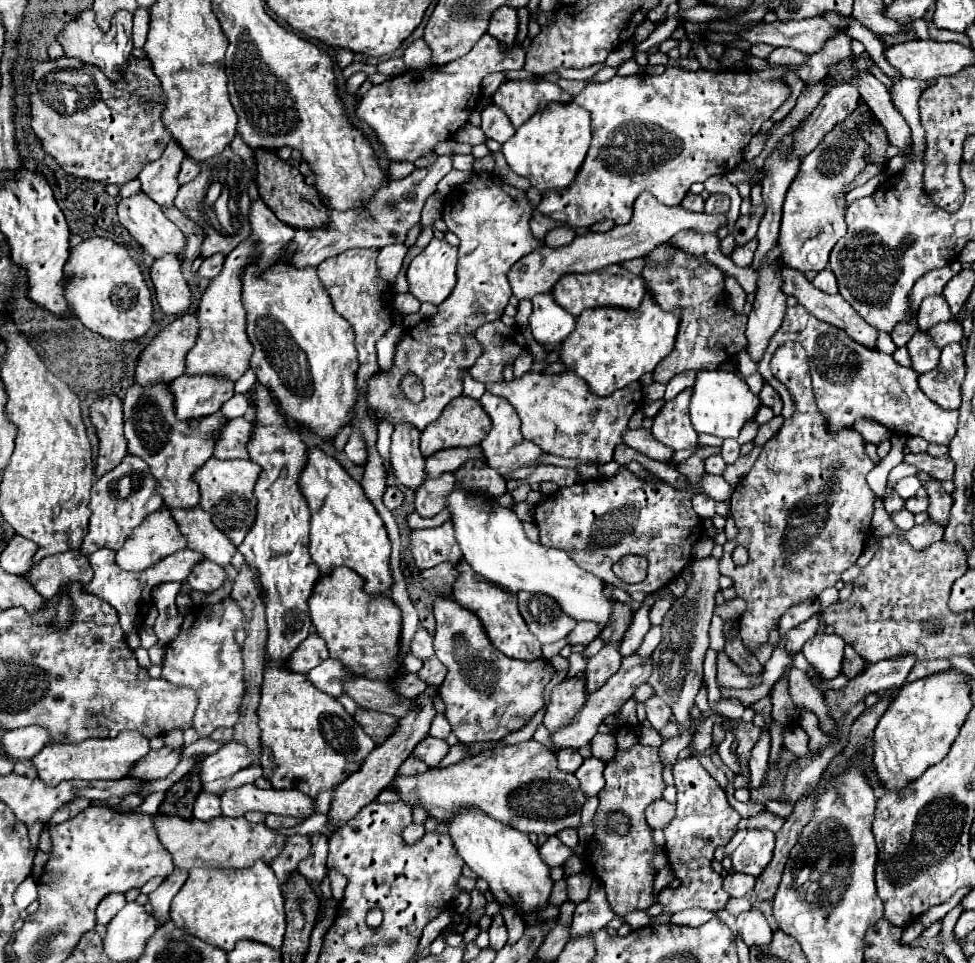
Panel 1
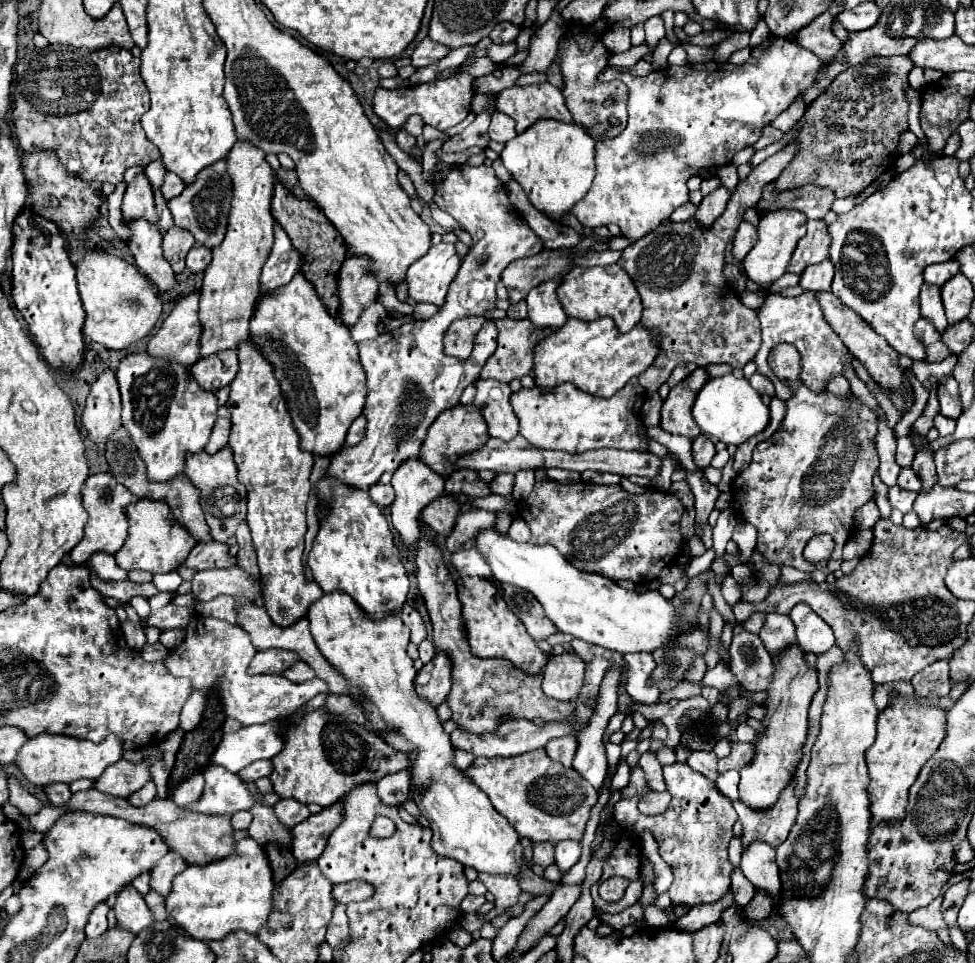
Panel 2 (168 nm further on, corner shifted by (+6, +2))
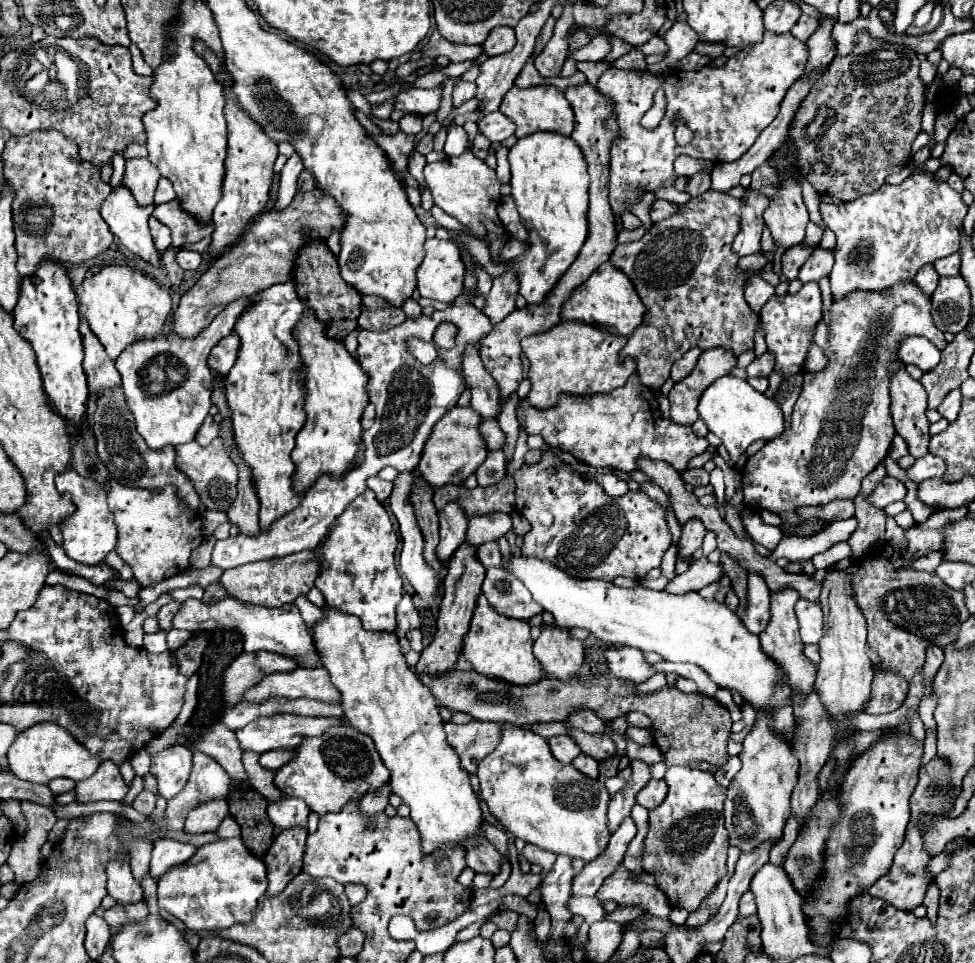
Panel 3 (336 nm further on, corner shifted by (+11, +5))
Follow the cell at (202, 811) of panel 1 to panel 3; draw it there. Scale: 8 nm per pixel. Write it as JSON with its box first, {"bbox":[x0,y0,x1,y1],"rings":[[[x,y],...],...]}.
{"bbox":[150,745,192,799],"rings":[[[174,745],[154,755],[150,773],[158,779],[158,793],[164,799],[176,797],[192,773],[192,751],[184,745]]]}

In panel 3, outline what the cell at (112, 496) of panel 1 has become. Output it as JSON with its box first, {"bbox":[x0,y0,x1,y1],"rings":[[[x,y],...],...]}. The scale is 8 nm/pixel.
{"bbox":[56,471,118,565],"rings":[[[66,471],[66,473],[58,475],[56,487],[60,493],[68,493],[76,505],[76,513],[60,523],[66,555],[84,565],[102,563],[104,557],[116,549],[116,541],[118,541],[116,527],[114,527],[114,515],[106,503],[108,491],[96,479],[80,477],[76,471]]]}

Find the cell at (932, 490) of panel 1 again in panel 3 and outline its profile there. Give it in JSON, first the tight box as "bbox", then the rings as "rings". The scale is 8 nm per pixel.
{"bbox":[890,363,928,459],"rings":[[[898,363],[890,377],[890,413],[894,419],[896,433],[906,441],[910,455],[920,459],[928,455],[928,419],[926,419],[926,395],[920,381],[912,379],[904,363]]]}

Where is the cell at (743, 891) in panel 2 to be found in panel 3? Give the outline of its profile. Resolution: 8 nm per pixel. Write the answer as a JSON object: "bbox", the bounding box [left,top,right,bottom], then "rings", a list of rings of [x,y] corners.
{"bbox":[740,891,756,917],"rings":[[[746,891],[740,899],[740,917],[744,915],[754,915],[756,913],[756,903],[754,903],[754,895],[750,891]]]}

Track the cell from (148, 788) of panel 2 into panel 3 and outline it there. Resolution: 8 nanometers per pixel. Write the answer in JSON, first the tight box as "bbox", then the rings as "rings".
{"bbox":[132,791,156,815],"rings":[[[140,791],[138,795],[136,795],[136,799],[132,801],[132,807],[136,809],[136,811],[140,811],[142,815],[152,815],[152,811],[154,811],[154,805],[156,805],[156,797],[154,797],[154,793],[150,793],[150,791]]]}

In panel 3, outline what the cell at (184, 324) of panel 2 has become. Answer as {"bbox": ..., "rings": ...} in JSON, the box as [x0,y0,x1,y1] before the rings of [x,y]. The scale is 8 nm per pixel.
{"bbox":[172,189,344,339],"rings":[[[318,189],[310,193],[296,193],[290,207],[280,213],[274,209],[266,211],[250,225],[244,239],[222,259],[216,259],[198,283],[180,297],[178,309],[172,317],[172,333],[184,339],[194,339],[228,303],[238,297],[264,291],[274,283],[286,283],[292,277],[292,263],[296,259],[296,251],[304,245],[304,239],[328,239],[330,231],[340,229],[342,225],[344,215],[336,207],[334,199],[324,197]]]}

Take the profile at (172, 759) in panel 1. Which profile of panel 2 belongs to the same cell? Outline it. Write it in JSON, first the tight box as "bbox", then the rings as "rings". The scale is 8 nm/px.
{"bbox":[93,758,151,798],"rings":[[[121,758],[113,766],[109,766],[105,770],[105,774],[101,774],[99,780],[95,780],[93,788],[97,788],[99,792],[105,792],[105,794],[111,794],[111,796],[129,798],[149,778],[151,778],[151,774],[149,774],[149,768],[145,762],[131,764],[131,762]]]}

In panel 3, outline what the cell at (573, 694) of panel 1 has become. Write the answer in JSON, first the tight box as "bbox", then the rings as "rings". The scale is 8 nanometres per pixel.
{"bbox":[534,627,584,681],"rings":[[[542,627],[542,633],[534,643],[534,655],[540,661],[546,679],[568,681],[584,663],[584,645],[560,627]]]}

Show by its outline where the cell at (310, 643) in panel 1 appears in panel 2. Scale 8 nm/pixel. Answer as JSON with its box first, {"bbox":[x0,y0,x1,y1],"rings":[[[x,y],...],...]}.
{"bbox":[249,650,297,674],"rings":[[[261,650],[249,664],[249,674],[281,674],[285,666],[297,662],[297,654],[289,650]]]}

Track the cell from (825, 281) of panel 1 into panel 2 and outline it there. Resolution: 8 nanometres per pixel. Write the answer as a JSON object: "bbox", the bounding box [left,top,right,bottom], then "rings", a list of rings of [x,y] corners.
{"bbox":[799,258,833,292],"rings":[[[827,258],[819,264],[813,264],[813,266],[807,266],[801,274],[801,280],[799,280],[799,286],[803,290],[811,290],[811,292],[823,292],[823,290],[829,290],[831,288],[831,282],[833,282],[833,262]]]}

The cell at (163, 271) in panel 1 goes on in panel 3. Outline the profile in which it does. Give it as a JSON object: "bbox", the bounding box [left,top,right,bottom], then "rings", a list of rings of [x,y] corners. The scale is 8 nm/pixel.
{"bbox":[102,187,160,267],"rings":[[[124,187],[114,189],[102,203],[102,219],[108,223],[110,231],[120,239],[120,243],[134,255],[148,261],[152,267],[160,267],[160,253],[152,243],[148,229],[148,217],[154,205],[140,207]]]}

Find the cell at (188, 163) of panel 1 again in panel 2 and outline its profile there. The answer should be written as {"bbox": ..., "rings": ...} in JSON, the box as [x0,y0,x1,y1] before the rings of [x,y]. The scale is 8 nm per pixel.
{"bbox":[161,174,185,202],"rings":[[[165,174],[165,180],[163,180],[163,186],[161,186],[161,194],[163,194],[163,198],[169,202],[169,200],[173,200],[175,196],[179,196],[181,192],[183,192],[183,188],[185,188],[185,184],[181,182],[181,178],[177,178],[177,176],[173,176],[173,174]]]}

